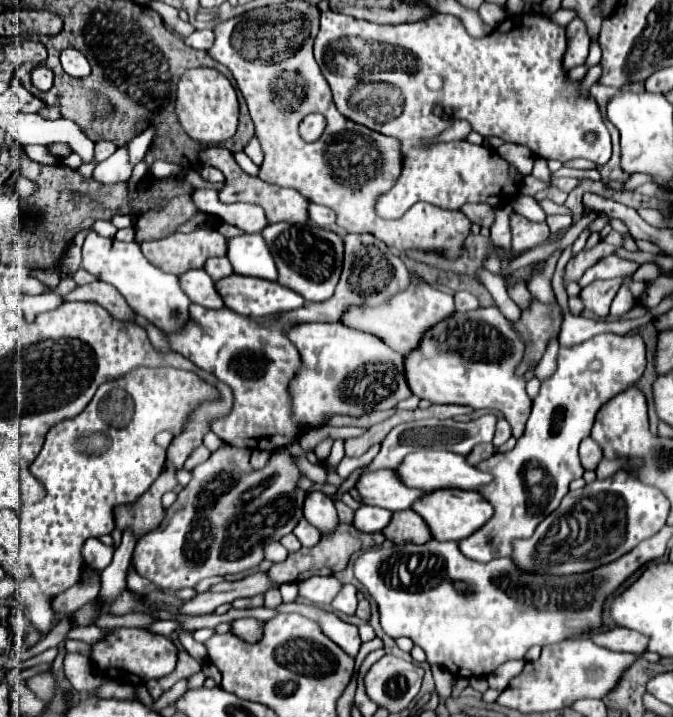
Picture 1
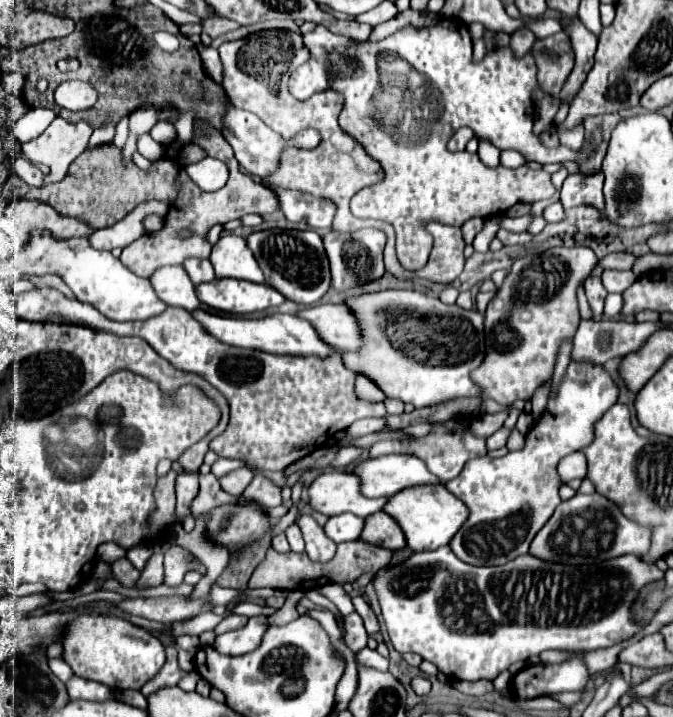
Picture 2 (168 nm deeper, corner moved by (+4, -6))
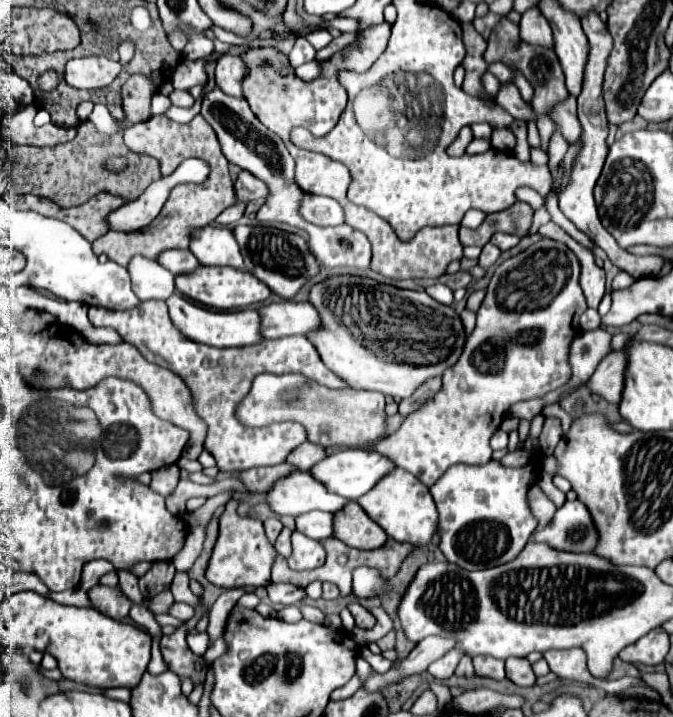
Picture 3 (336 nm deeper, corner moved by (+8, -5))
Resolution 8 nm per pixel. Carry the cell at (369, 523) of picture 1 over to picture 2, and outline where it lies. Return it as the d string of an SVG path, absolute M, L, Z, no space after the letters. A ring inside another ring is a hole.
M353 513L333 515L333 517L329 517L327 523L323 525L325 535L329 535L329 539L335 541L335 543L359 539L361 529L363 529L363 519L357 517L357 515L353 515Z

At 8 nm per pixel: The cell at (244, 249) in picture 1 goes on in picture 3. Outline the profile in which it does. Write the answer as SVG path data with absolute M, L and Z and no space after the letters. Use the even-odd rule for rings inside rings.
M207 226L205 230L197 230L189 250L203 266L231 266L237 270L245 268L237 240L227 226Z

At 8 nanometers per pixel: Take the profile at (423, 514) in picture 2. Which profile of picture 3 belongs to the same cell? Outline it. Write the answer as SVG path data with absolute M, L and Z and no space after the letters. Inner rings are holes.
M401 468L393 470L389 478L383 478L369 494L361 496L357 500L361 508L381 526L385 532L395 538L397 542L407 542L413 546L427 546L431 544L437 528L439 528L439 512L431 498L429 488L415 478L411 472L405 472Z

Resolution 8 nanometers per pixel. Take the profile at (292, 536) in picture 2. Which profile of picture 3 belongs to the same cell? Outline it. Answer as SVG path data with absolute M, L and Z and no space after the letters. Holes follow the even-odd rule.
M283 528L277 542L275 542L275 550L285 558L291 554L291 534L293 534L291 528Z

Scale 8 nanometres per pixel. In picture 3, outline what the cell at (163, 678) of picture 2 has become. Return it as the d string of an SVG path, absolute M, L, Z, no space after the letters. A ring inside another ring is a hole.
M162 635L155 636L152 639L151 662L149 662L149 668L147 668L149 674L163 674L167 670L167 664L163 660L163 654L161 654L159 646L161 638Z

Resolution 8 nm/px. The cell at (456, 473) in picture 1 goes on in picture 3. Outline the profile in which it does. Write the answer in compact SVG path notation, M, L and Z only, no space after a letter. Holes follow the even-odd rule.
M343 450L343 452L333 452L329 454L325 460L317 462L311 468L313 478L317 478L319 482L325 482L325 486L329 486L329 490L333 490L335 494L341 494L343 498L349 500L359 500L363 494L367 494L381 478L385 478L387 474L391 474L395 468L395 462L391 458L385 458L383 454L371 450Z

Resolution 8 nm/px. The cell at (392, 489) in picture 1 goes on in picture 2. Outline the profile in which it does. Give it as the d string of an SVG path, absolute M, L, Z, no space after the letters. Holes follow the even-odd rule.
M331 471L319 475L309 487L309 505L313 511L323 513L327 517L339 513L353 513L359 517L367 517L377 513L385 505L385 497L369 499L359 491L359 479L351 473Z

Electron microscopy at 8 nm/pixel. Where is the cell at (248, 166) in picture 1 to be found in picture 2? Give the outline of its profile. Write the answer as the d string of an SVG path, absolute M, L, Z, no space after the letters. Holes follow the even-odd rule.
M205 157L197 163L191 163L185 167L187 175L205 191L217 191L227 181L227 165L219 159Z

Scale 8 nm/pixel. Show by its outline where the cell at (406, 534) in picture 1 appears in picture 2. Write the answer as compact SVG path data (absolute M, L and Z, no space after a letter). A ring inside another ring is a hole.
M383 511L365 517L365 531L361 531L361 541L391 551L399 551L405 547L405 537L401 527L397 527L397 523Z

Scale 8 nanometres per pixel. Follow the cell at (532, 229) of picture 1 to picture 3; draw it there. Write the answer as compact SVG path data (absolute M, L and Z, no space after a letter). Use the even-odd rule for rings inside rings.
M497 232L497 234L493 234L491 242L493 242L495 246L499 246L501 250L507 250L507 248L513 248L513 246L519 242L519 236L515 236L515 234L505 234L505 232Z

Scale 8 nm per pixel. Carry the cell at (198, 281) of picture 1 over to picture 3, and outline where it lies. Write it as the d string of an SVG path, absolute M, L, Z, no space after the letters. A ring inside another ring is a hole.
M133 258L129 264L133 292L141 300L167 300L175 292L175 276L165 270L159 262L149 258Z

